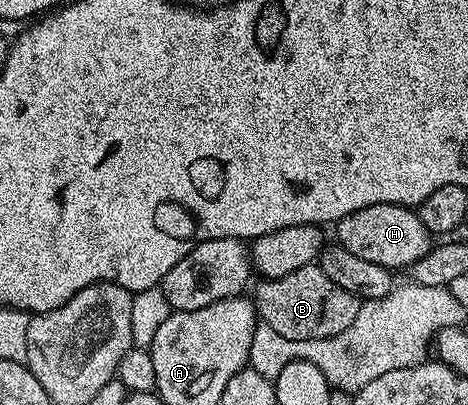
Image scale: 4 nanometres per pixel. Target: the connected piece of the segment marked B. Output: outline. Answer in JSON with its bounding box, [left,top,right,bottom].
[253,263,357,341]

